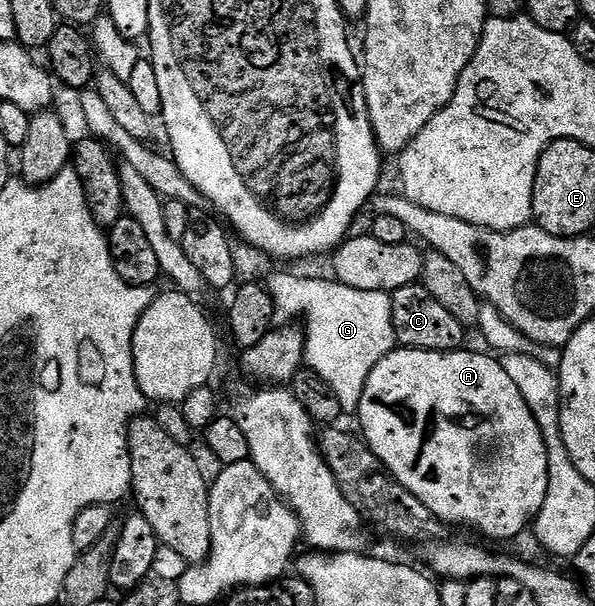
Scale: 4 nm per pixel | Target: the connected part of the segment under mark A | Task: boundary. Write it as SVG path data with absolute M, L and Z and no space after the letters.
M395 347L368 374L368 382L364 386L364 398L360 398L360 406L356 413L358 424L362 427L360 431L361 439L374 451L376 458L385 466L398 481L432 514L437 520L442 520L448 526L454 524L471 524L474 528L479 528L486 536L491 536L494 540L510 540L513 536L518 536L522 531L529 529L534 520L540 514L540 506L544 506L544 494L548 494L548 450L544 446L544 438L536 426L536 418L532 418L532 410L528 410L528 402L516 390L516 382L508 378L504 371L501 359L493 355L482 352L466 352L459 350L457 352L425 352L415 348Z

